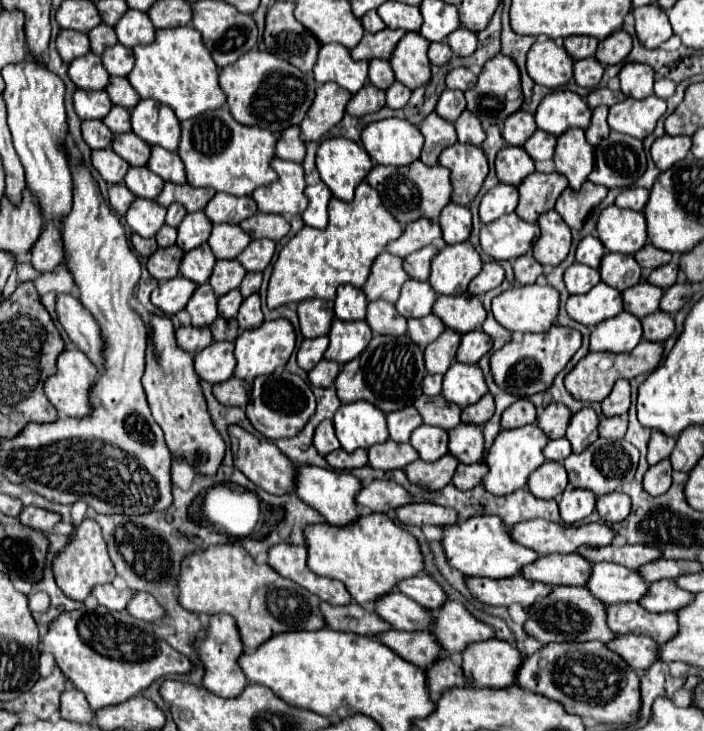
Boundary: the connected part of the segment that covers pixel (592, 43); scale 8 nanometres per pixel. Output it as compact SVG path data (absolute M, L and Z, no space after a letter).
M569 36L565 38L565 50L573 60L583 60L595 56L599 40L591 36Z

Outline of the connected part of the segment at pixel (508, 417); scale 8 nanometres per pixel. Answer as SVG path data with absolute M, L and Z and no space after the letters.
M519 398L501 416L501 428L521 428L535 422L535 406L527 398Z

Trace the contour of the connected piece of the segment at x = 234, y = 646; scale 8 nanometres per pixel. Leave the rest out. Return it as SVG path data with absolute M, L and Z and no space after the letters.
M215 614L209 620L209 636L205 638L205 642L195 644L201 662L205 664L205 678L203 678L203 686L207 690L211 690L213 694L219 694L221 698L237 698L243 688L247 686L247 676L243 674L241 666L239 666L239 656L243 654L243 642L237 630L235 620L231 620L229 614Z

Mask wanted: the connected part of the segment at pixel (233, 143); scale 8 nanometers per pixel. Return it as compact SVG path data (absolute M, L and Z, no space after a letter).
M223 104L191 120L181 122L181 142L177 154L181 156L191 186L213 188L233 196L249 196L255 188L275 182L275 172L269 162L275 156L277 138L259 126L239 124L229 108Z

